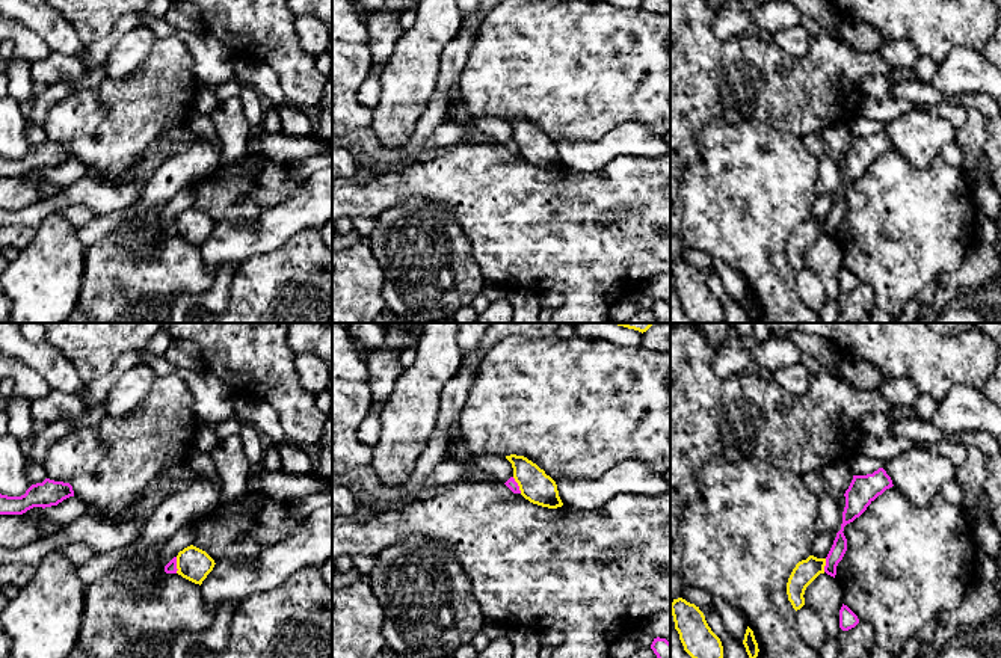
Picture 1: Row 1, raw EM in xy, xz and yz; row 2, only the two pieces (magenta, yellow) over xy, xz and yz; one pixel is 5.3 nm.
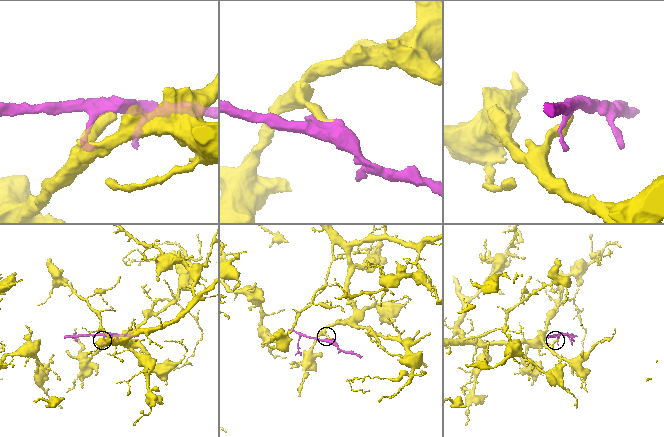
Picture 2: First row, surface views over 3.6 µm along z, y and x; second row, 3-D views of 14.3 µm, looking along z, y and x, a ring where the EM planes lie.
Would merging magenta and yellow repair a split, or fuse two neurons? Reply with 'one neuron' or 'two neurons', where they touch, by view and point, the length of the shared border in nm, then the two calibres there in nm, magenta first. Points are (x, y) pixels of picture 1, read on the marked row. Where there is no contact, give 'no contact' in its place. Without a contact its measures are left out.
two neurons; meets magenta in xy at (175, 565); contact 90 nm long; 60 nm thick on the magenta side, 170 nm on the other

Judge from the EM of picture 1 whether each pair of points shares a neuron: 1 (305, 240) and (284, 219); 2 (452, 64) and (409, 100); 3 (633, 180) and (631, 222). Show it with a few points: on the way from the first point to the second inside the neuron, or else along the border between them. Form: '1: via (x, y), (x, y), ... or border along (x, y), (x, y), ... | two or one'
1: border along (316, 228), (307, 228), (290, 236), (269, 252) | two
2: border along (449, 44), (441, 56), (435, 91), (423, 110) | two
3: via (633, 190), (633, 212) | one

